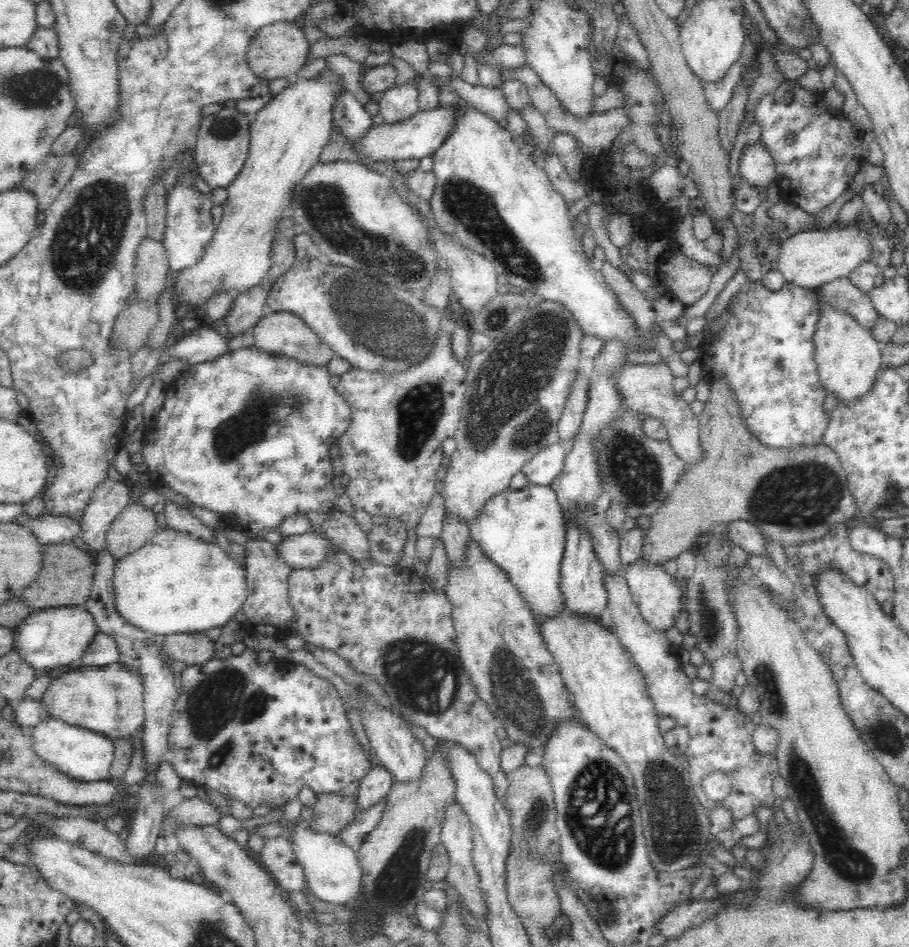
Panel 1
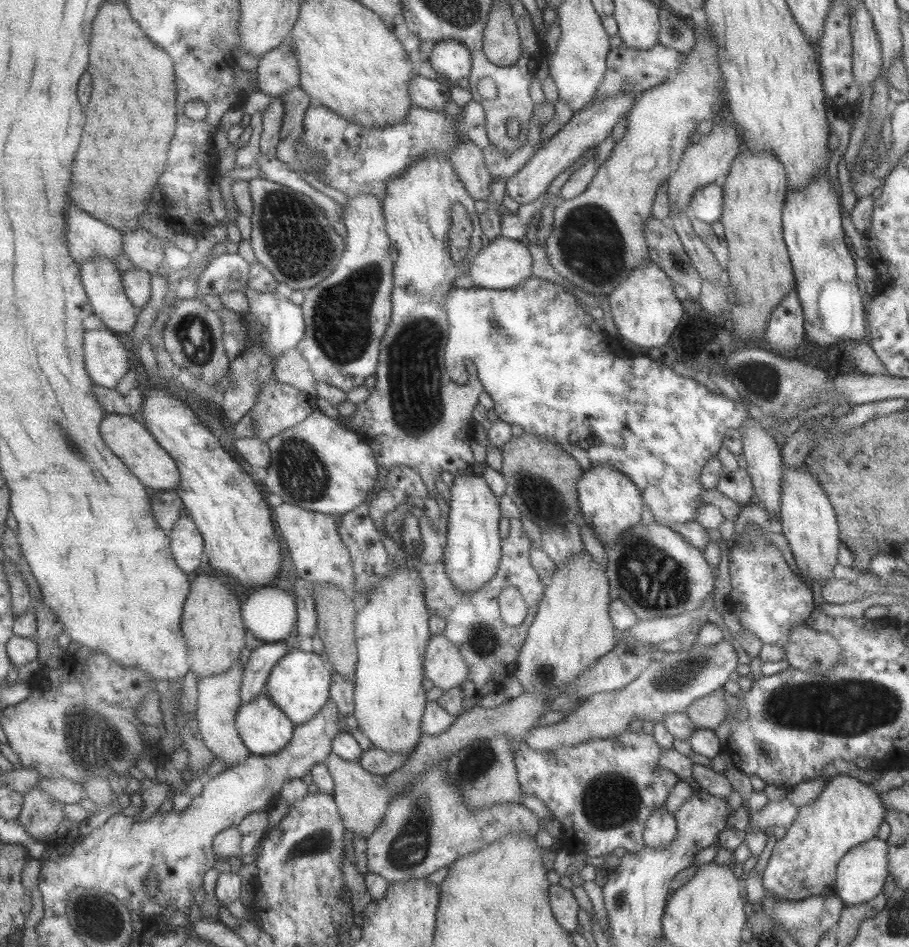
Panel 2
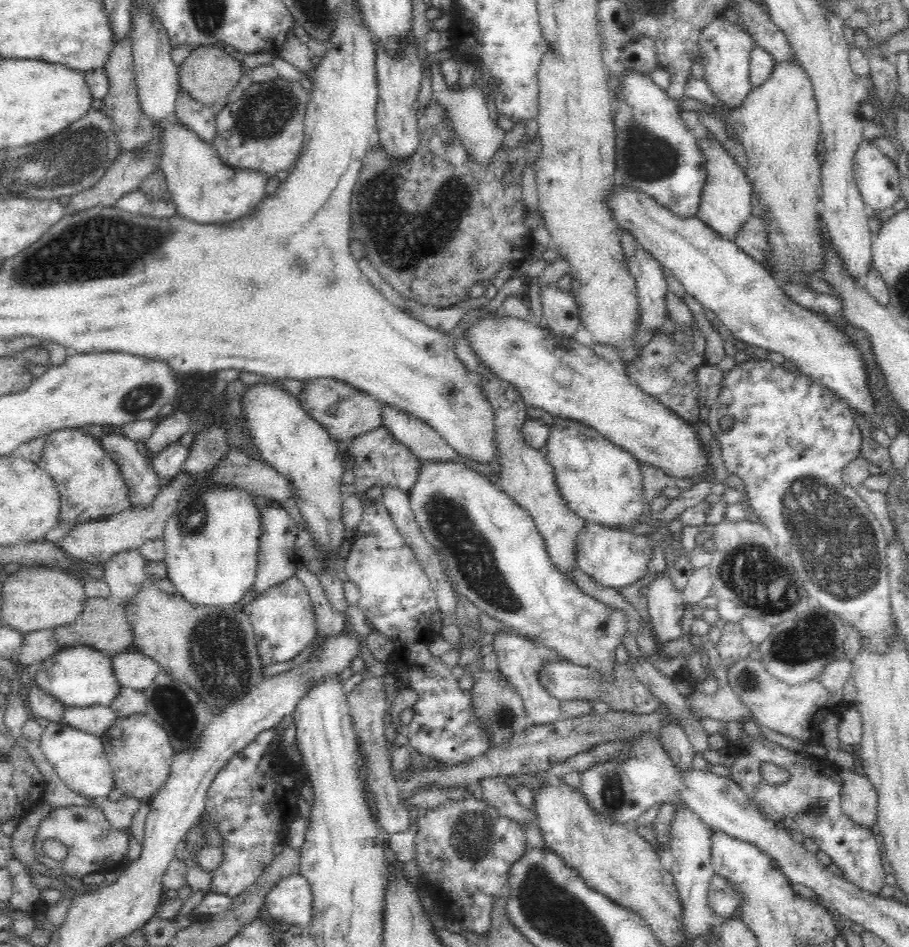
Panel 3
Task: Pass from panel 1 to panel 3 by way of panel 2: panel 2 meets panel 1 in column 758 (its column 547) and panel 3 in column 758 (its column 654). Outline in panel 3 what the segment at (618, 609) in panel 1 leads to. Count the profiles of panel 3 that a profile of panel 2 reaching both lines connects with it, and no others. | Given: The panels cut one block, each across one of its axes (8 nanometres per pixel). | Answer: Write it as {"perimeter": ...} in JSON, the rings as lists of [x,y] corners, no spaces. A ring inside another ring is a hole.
{"perimeter":[[[741,721],[739,727],[743,738],[740,744],[728,742],[728,752],[735,762],[730,769],[730,779],[736,782],[750,799],[750,803],[760,809],[766,819],[775,824],[784,820],[785,828],[802,832],[805,837],[813,838],[820,851],[830,857],[832,863],[842,869],[843,878],[855,884],[860,890],[870,894],[880,894],[886,886],[886,873],[882,867],[882,847],[879,835],[874,828],[856,824],[844,814],[841,808],[842,780],[825,758],[816,759],[801,751],[792,752],[780,747],[765,738],[753,739],[743,729],[746,721]],[[764,762],[782,766],[790,774],[784,784],[768,784],[760,773],[760,765]]]}

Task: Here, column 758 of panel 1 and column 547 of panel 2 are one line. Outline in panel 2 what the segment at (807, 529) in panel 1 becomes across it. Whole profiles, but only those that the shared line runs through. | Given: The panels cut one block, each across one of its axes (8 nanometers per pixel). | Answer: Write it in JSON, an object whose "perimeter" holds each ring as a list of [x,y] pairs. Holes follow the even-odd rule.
{"perimeter":[[[536,434],[514,437],[503,449],[505,452],[505,465],[502,474],[506,478],[506,493],[521,509],[524,517],[531,519],[543,530],[578,521],[580,510],[582,510],[579,482],[583,478],[585,470],[583,464],[580,464],[575,456],[572,456],[559,444],[552,443],[552,440],[547,440],[547,438]]]}

